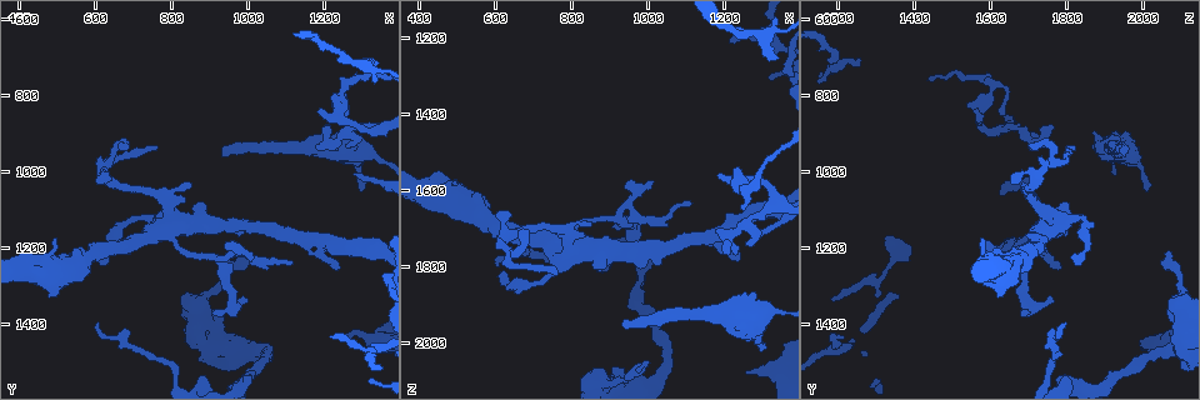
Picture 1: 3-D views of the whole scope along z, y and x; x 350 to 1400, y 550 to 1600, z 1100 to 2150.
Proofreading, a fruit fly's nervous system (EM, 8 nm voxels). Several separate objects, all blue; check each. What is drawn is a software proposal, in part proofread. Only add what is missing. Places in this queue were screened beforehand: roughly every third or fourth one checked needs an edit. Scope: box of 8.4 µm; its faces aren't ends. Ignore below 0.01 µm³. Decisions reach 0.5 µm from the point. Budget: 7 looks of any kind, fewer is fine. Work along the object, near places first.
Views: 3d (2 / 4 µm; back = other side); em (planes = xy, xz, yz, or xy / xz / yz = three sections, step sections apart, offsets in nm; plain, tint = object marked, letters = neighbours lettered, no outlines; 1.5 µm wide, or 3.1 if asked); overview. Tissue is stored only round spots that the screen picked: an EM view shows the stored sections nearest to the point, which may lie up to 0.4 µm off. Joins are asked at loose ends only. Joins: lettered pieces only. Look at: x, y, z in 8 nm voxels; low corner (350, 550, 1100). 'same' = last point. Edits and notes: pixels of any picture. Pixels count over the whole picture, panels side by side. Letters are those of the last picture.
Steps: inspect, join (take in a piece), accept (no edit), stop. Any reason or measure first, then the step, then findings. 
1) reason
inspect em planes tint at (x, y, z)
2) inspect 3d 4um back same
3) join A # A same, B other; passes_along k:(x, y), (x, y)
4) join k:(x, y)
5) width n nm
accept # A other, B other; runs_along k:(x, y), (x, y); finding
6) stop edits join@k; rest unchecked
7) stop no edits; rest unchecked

branch stops here
inspect 3d 2um at (845, 1030, 1695)

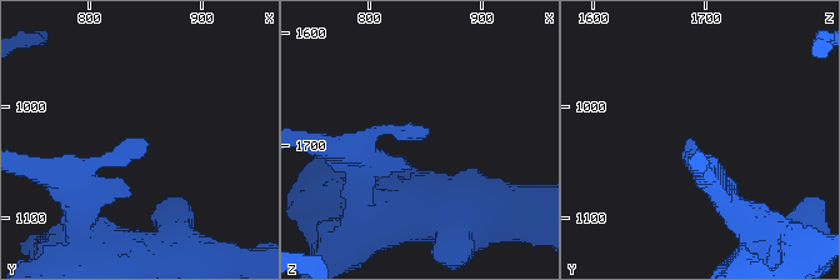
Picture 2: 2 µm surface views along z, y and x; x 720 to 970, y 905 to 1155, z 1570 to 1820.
inspect em planes tint at (850, 1034, 1692)

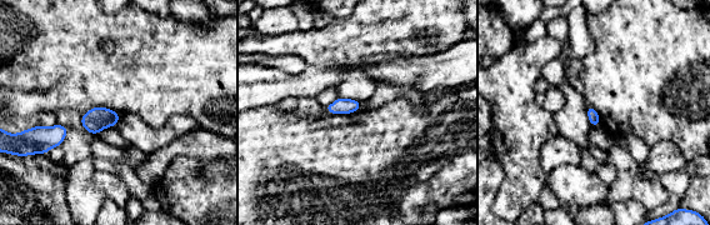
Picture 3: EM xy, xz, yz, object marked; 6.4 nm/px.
what lies round it
inspect em planes letters same

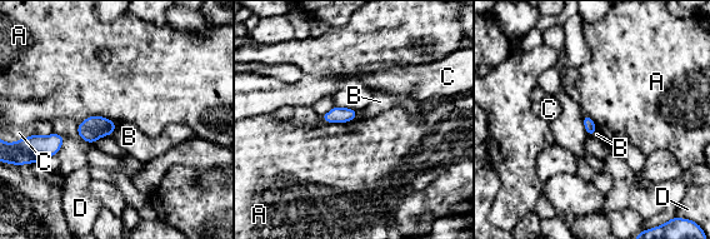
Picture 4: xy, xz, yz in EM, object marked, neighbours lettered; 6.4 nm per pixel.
accept # A other, B other, C other, D other; no lettered piece goes on from it

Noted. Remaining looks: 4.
an open end
inspect em planes plain at (1005, 1340, 1750)

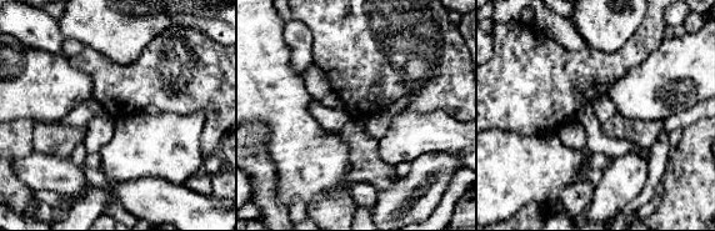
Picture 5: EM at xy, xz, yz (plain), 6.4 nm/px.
inspect em planes letters same

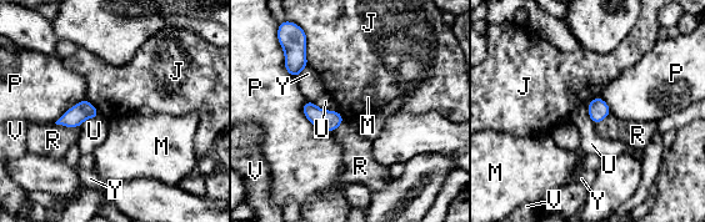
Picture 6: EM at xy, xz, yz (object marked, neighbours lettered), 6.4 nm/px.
accept # J other, M other, P other, R other, U other, V other, Y other; border 6:(305, 38), (305, 56), (309, 65); no lettered piece goes on from it

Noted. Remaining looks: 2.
branch stops here
inspect em yz step 4 letters at (1225, 1440, 1205)

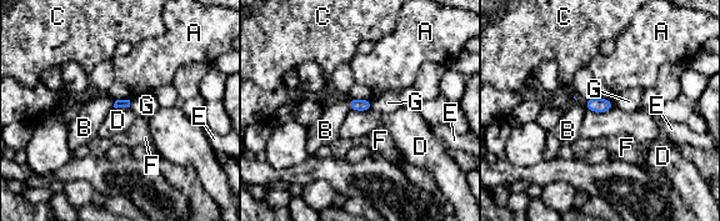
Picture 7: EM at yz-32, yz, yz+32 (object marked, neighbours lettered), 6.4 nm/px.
accept # A other, B other, C other, D other, E other, F other, G other; border 7:(613, 106), (604, 111), (588, 110); none of them fits

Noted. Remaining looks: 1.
stop no edits; rest unchecked

